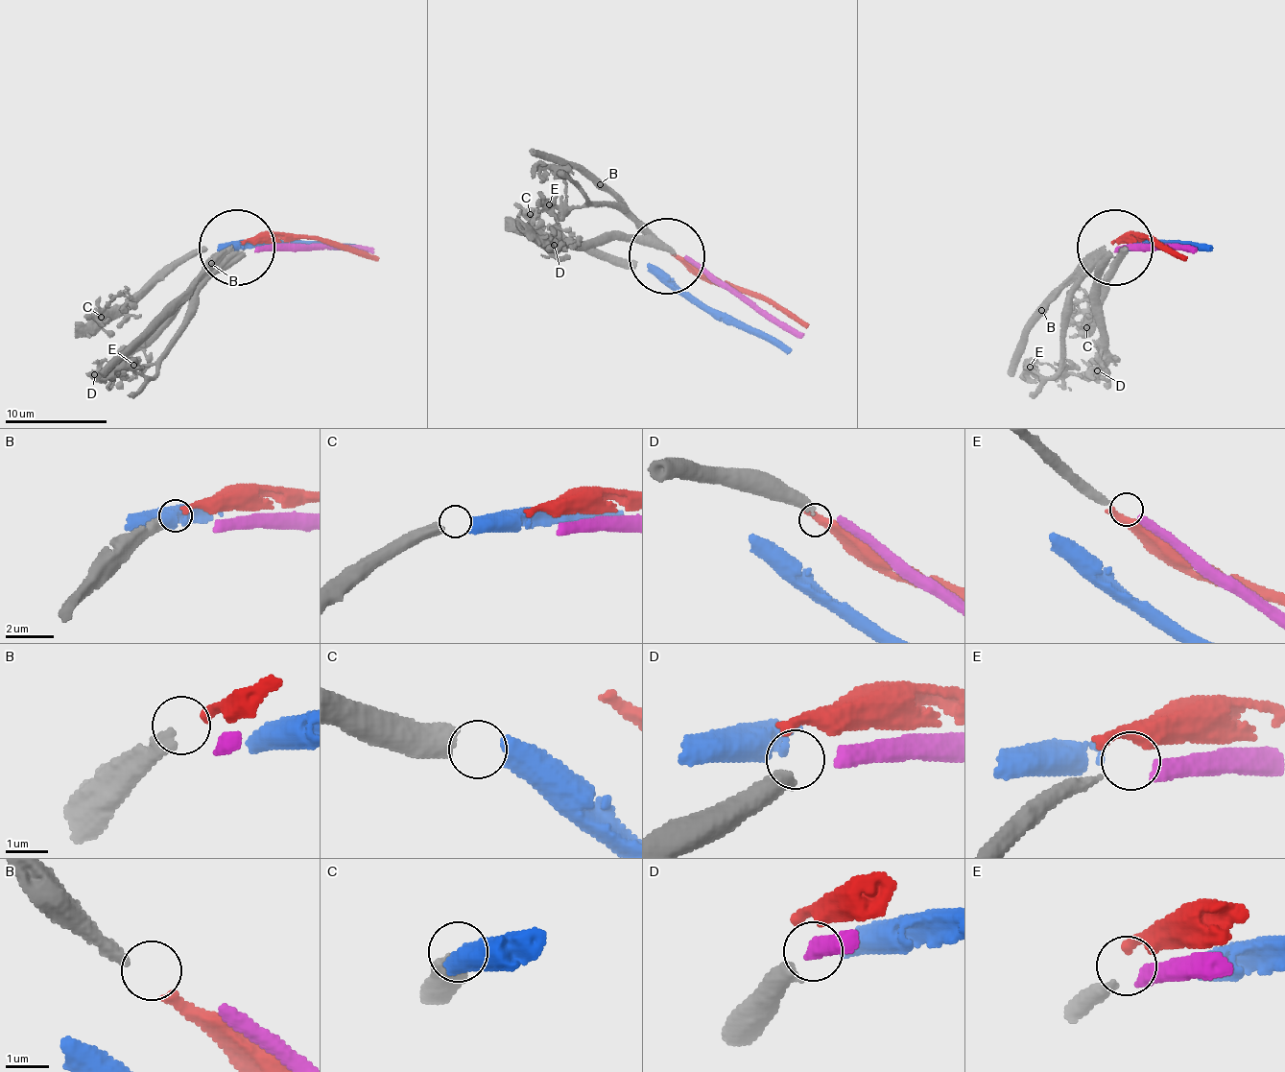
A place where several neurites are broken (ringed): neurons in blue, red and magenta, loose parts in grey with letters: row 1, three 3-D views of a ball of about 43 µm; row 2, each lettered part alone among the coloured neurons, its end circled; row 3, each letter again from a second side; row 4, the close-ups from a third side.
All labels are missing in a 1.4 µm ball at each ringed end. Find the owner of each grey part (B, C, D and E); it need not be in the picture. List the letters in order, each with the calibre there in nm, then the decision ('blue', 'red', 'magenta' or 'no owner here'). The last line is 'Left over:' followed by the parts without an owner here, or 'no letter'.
B: calibre 340 nm; red
C: calibre 500 nm; blue
D: calibre 400 nm; no owner here
E: calibre 260 nm; magenta
Left over: D

